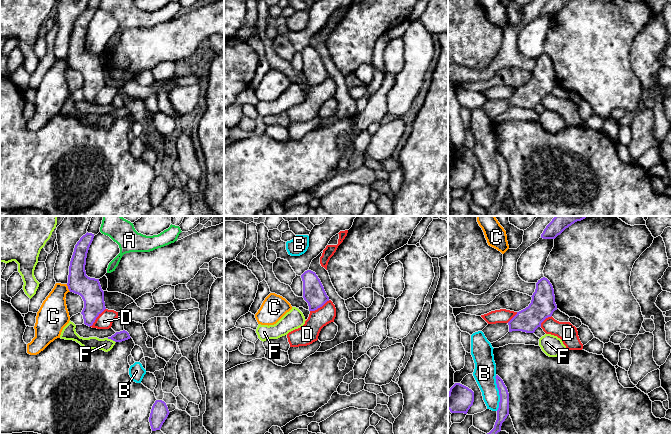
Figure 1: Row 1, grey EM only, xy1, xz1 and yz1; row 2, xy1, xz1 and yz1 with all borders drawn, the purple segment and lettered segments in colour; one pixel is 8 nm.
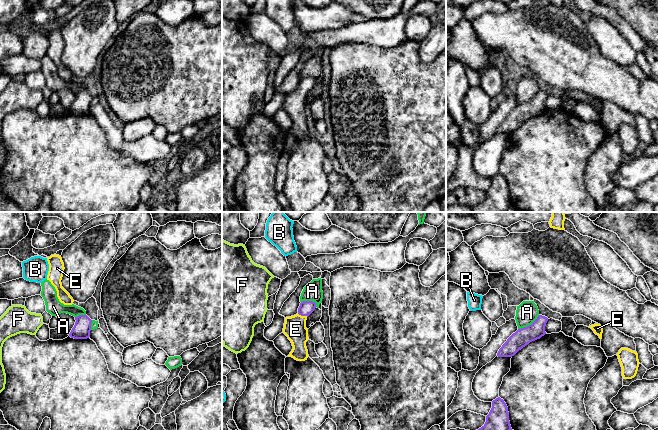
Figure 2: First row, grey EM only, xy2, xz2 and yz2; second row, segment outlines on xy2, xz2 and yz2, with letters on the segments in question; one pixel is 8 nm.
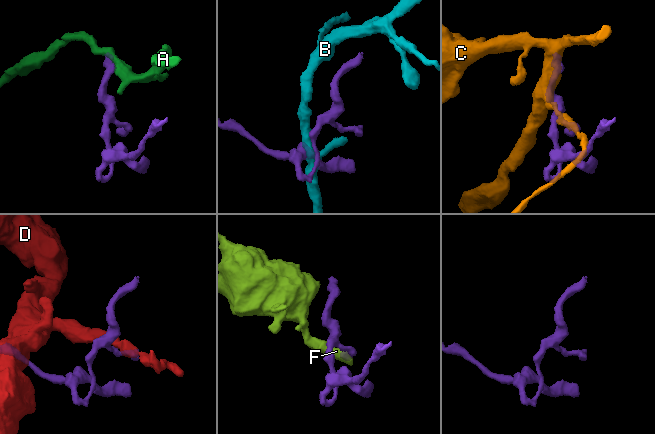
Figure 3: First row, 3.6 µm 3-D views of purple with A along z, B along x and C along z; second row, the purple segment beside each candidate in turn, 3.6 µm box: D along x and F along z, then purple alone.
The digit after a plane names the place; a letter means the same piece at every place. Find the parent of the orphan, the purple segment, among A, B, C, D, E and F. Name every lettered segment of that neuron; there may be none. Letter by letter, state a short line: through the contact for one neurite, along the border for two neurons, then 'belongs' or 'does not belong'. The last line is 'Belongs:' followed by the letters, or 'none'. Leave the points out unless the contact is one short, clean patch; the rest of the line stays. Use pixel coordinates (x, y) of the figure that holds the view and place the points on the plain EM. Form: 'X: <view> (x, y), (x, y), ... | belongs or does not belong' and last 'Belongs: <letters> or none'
A: does not belong
B: does not belong
C: xy1 (66, 60), (70, 67) | does not belong
D: xy1 (105, 84), (89, 102) | does not belong
E: xz2 (306, 84), (302, 91), (295, 105) | belongs
F: xy1 (107, 114), (115, 118) | does not belong
Belongs: E

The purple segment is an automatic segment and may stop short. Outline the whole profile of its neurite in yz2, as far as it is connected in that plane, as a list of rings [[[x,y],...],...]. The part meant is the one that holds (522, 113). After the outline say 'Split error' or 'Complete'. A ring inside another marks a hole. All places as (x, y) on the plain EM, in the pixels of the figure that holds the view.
[[[539,91],[531,101],[518,105],[502,121],[497,132],[512,133],[530,118],[540,115],[546,110],[545,102],[547,97],[547,93]]]. Complete

